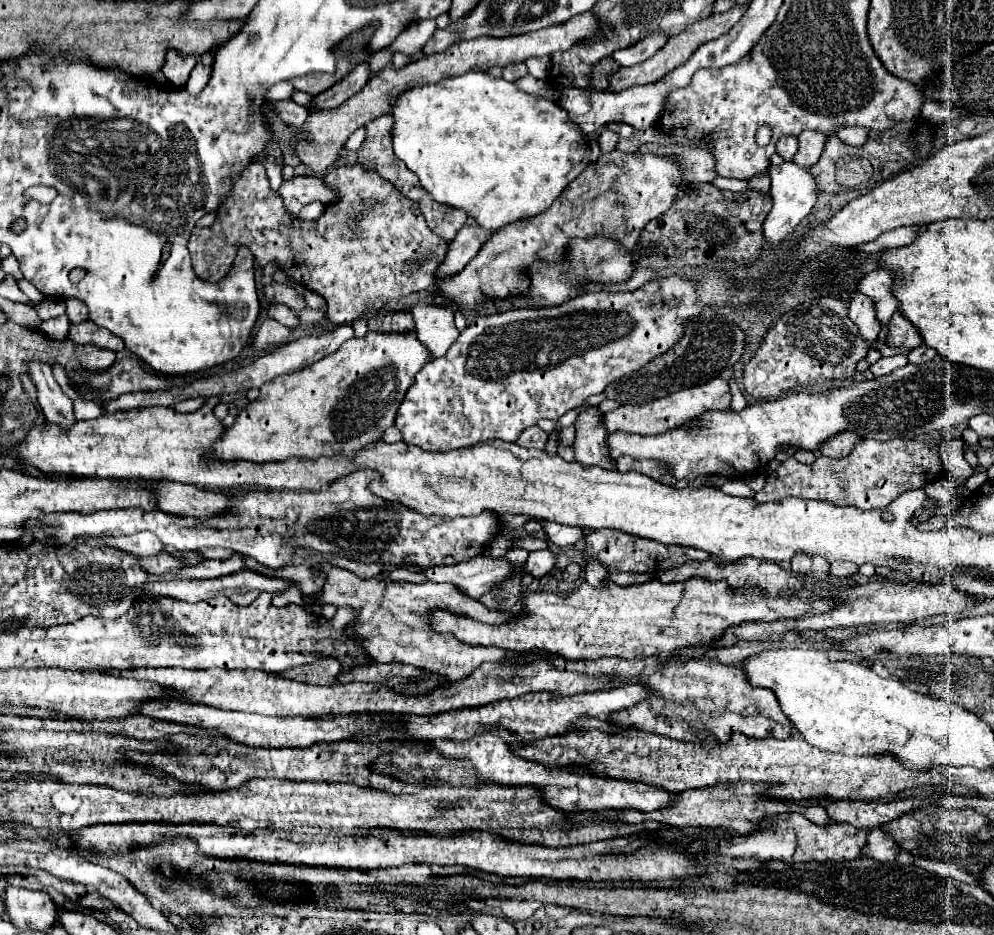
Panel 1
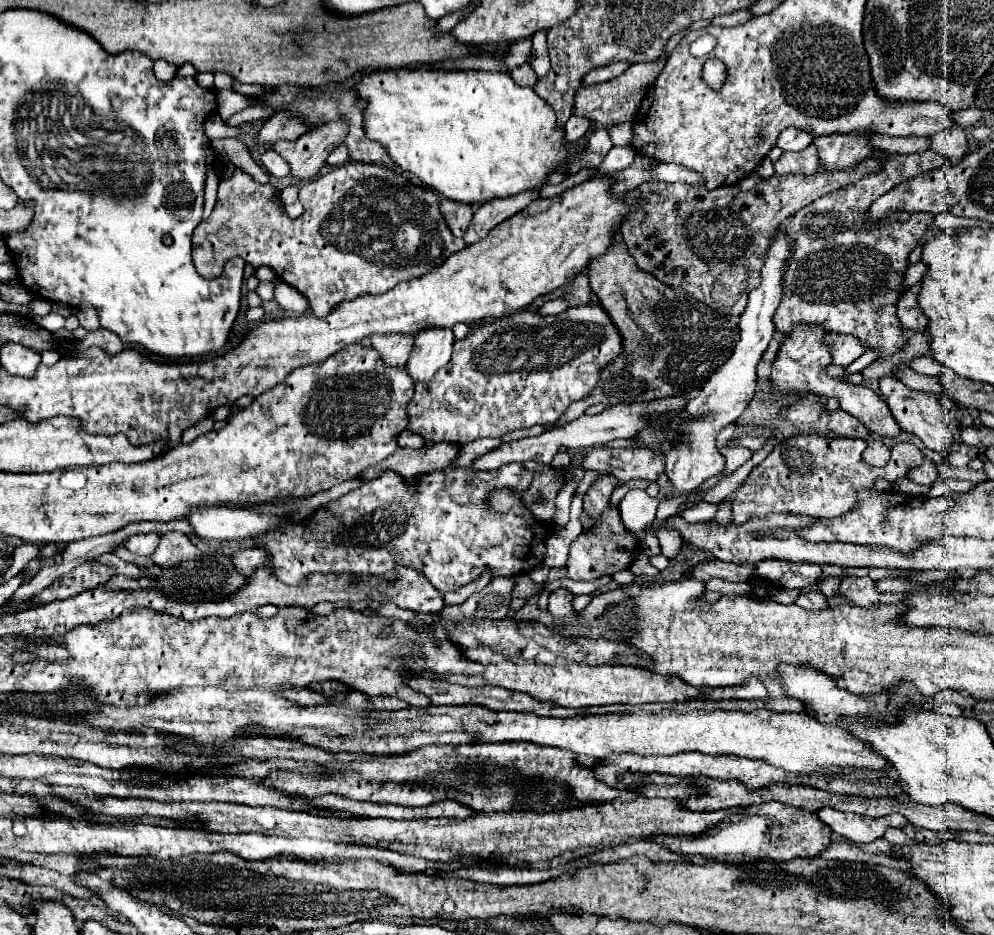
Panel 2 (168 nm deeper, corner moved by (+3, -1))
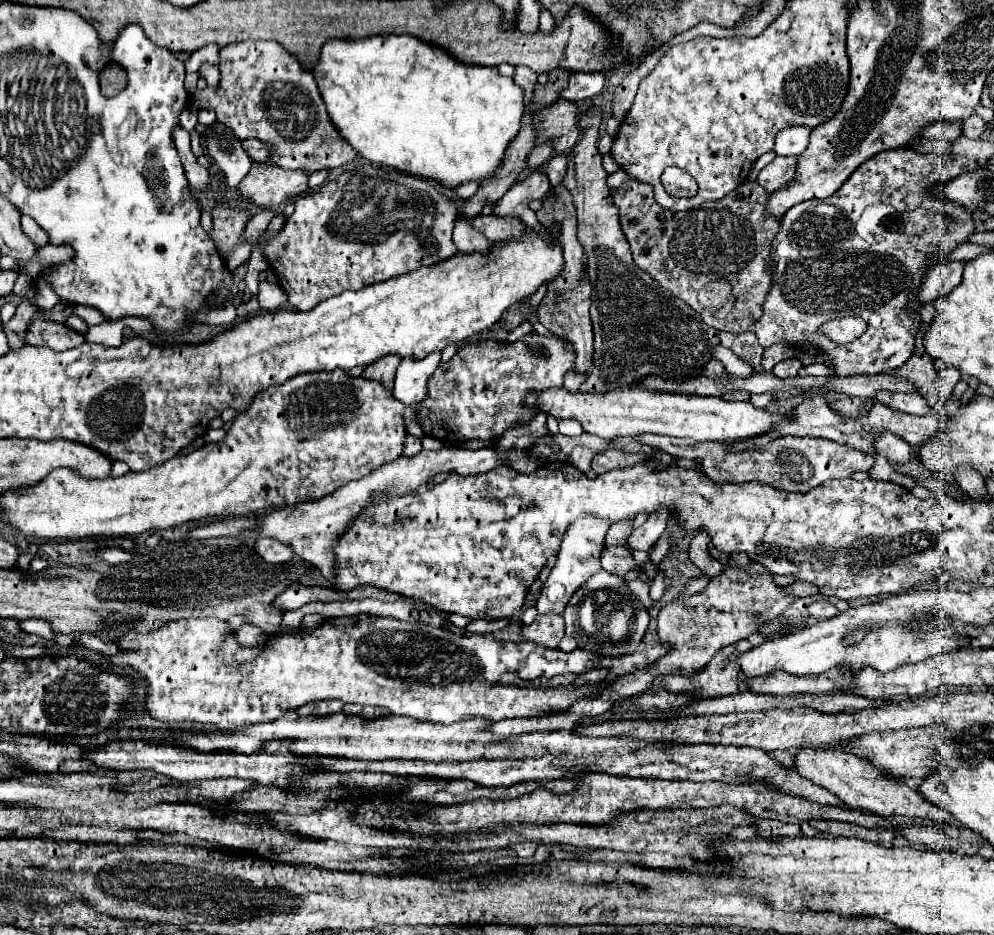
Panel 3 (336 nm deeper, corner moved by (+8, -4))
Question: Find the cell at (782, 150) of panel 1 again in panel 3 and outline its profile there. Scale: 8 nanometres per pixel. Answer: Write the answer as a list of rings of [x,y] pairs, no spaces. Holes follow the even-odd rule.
[[[792,126],[792,128],[780,130],[776,136],[774,152],[778,156],[800,156],[808,146],[810,132],[812,130],[804,128],[804,126]]]

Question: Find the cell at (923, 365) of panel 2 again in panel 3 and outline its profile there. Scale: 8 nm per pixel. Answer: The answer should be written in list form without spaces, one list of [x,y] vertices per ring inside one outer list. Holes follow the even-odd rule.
[[[942,368],[942,370],[938,370],[938,380],[936,380],[936,386],[938,386],[938,396],[940,398],[946,398],[946,396],[950,396],[952,394],[952,390],[954,390],[954,386],[958,384],[958,380],[960,380],[960,372],[958,370],[954,370],[954,368]]]

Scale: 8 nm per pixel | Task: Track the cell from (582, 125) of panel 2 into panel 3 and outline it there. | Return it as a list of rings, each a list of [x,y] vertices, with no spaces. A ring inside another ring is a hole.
[[[546,140],[544,144],[536,146],[536,148],[532,150],[532,156],[528,158],[528,166],[532,168],[532,166],[540,166],[540,164],[548,162],[548,160],[550,160],[550,154],[554,152],[554,148],[552,148],[552,146],[554,146],[554,144],[552,144],[552,140]]]

